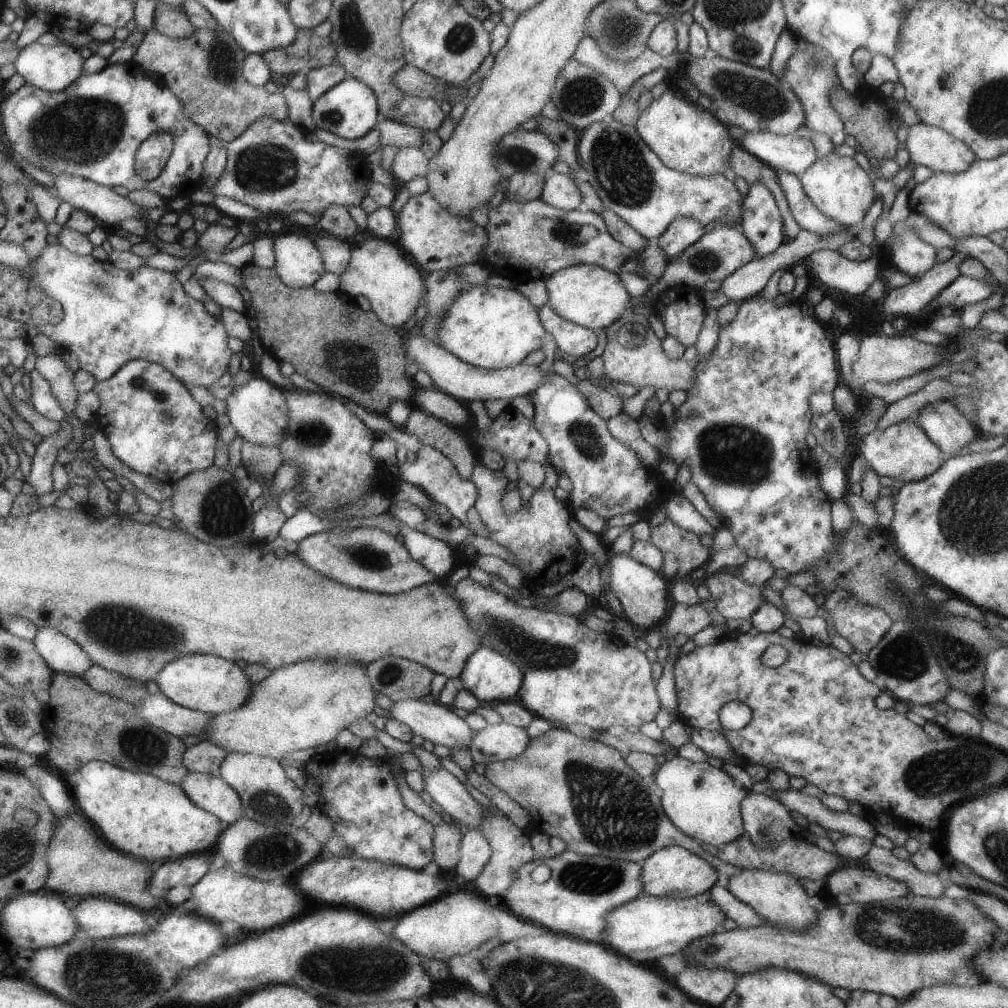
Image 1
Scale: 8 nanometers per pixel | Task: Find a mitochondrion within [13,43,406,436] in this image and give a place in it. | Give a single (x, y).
(76, 133)

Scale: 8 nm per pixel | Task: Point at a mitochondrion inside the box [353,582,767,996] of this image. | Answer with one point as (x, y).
(615, 814)

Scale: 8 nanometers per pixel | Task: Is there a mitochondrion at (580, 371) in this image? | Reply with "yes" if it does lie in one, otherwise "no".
no

